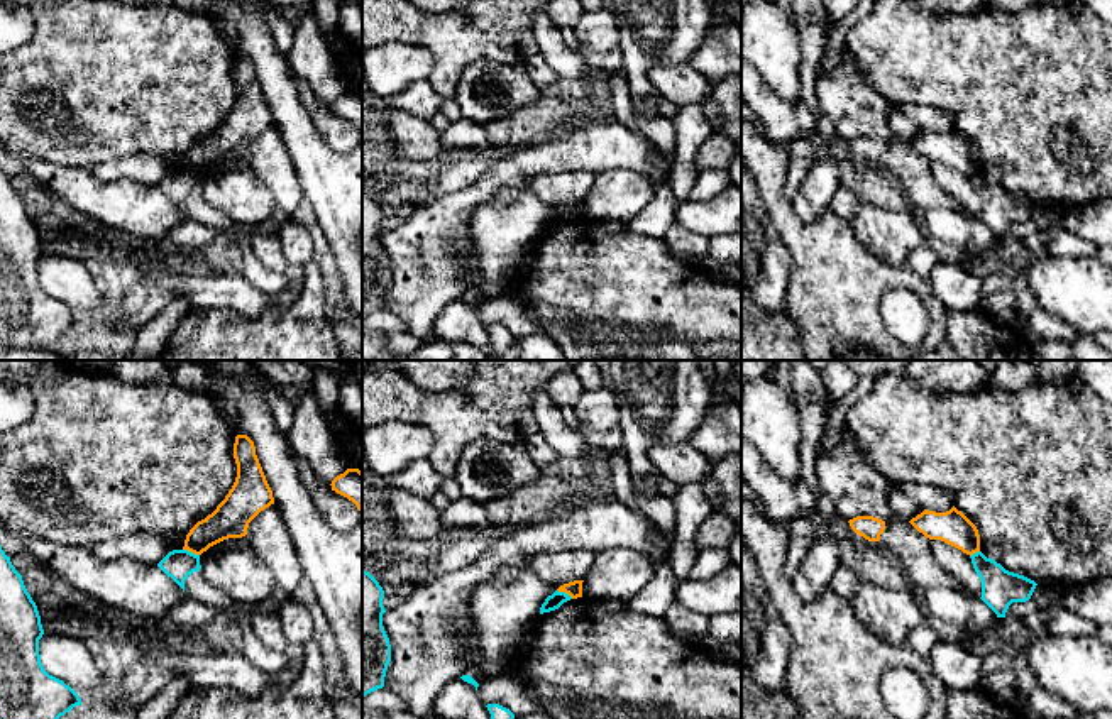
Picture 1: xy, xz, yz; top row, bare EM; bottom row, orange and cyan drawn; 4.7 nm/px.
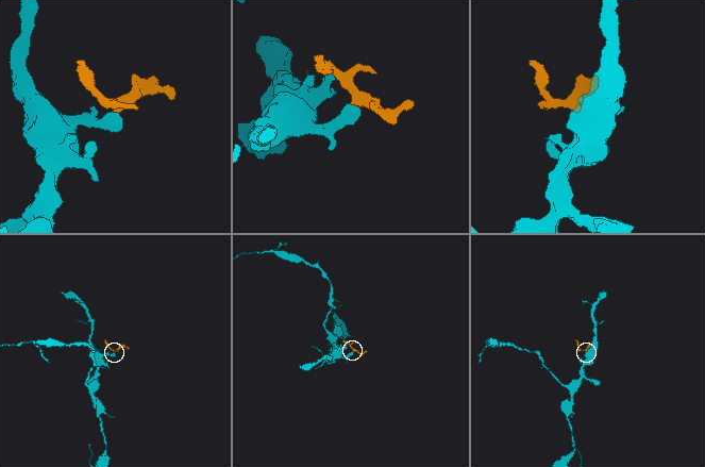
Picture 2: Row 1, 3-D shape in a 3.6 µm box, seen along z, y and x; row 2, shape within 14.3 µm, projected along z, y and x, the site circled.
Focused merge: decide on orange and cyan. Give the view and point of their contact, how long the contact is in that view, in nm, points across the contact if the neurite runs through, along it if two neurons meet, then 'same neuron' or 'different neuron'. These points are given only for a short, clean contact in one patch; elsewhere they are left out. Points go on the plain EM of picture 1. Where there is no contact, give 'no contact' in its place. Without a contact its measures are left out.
contact xy (192, 173); length 90 nm; border xy (183, 170), (198, 176); different neuron

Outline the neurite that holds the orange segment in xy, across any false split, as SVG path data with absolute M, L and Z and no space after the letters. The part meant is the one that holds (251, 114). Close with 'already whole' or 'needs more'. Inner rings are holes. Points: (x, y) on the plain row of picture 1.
M247 56L235 58L234 80L237 98L232 110L212 135L190 151L183 171L201 176L223 161L242 159L249 144L274 125L254 63Z; already whole

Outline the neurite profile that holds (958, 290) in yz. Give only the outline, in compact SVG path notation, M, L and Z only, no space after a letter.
M938 262L928 283L946 310L972 311L983 301L982 281L956 264Z

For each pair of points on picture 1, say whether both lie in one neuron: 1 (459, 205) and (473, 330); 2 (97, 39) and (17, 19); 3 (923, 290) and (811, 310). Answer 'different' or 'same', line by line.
1: different
2: different
3: same

